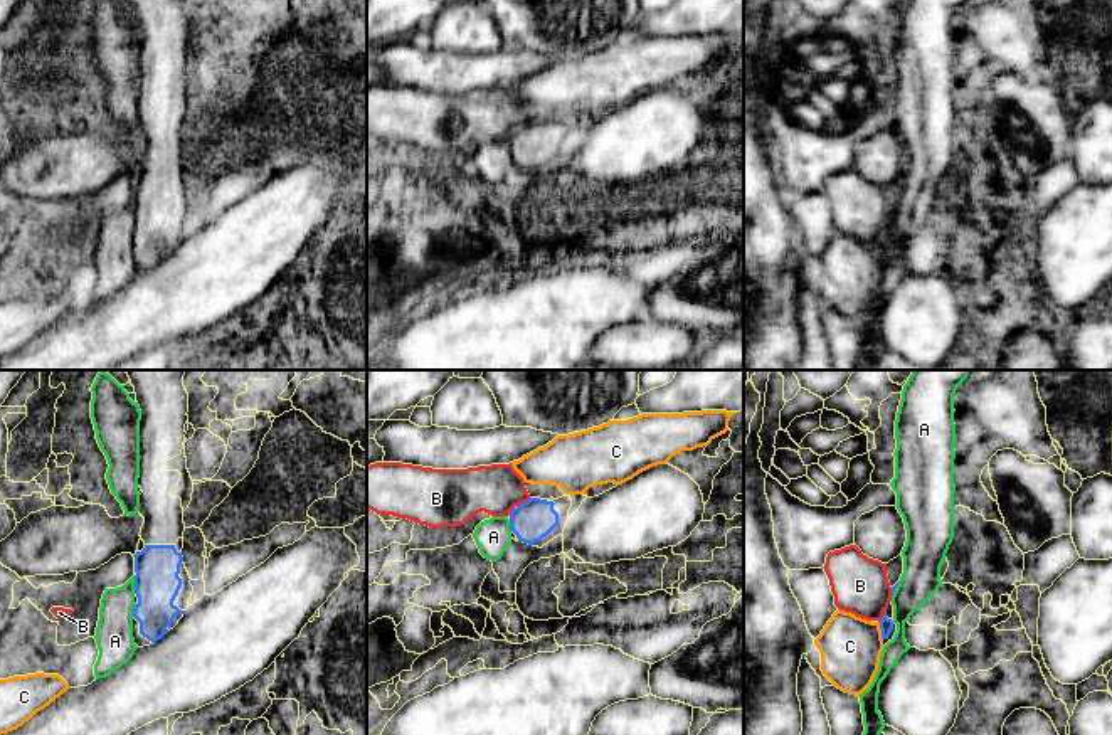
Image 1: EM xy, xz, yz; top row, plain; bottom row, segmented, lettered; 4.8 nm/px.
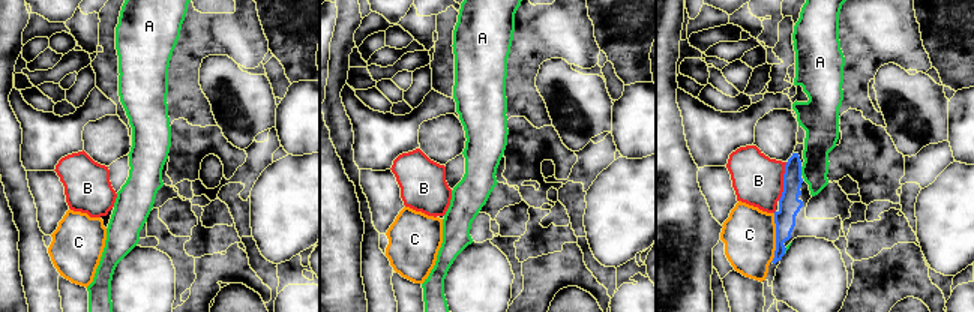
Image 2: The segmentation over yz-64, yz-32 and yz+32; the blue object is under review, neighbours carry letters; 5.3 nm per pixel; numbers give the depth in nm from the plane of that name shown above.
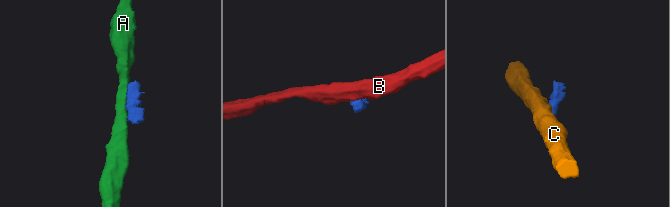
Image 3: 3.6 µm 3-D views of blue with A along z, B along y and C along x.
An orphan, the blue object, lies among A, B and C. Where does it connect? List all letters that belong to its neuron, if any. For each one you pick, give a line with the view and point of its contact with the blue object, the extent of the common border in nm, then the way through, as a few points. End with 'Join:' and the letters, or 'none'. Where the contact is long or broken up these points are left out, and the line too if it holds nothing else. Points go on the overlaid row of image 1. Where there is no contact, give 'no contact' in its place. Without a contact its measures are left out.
Join: none

